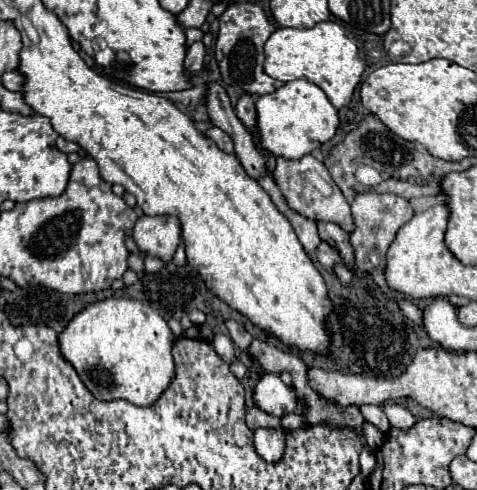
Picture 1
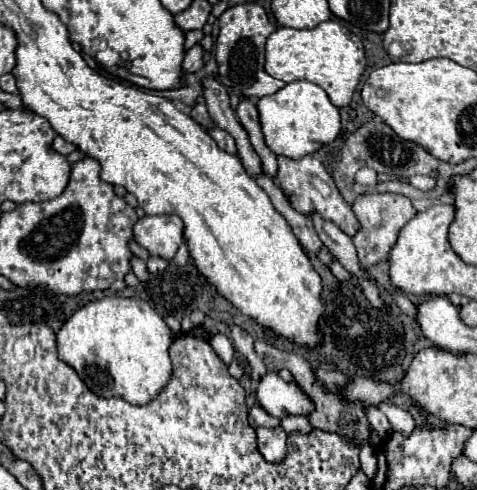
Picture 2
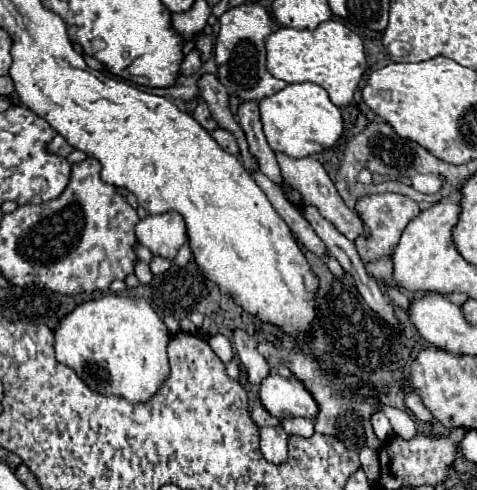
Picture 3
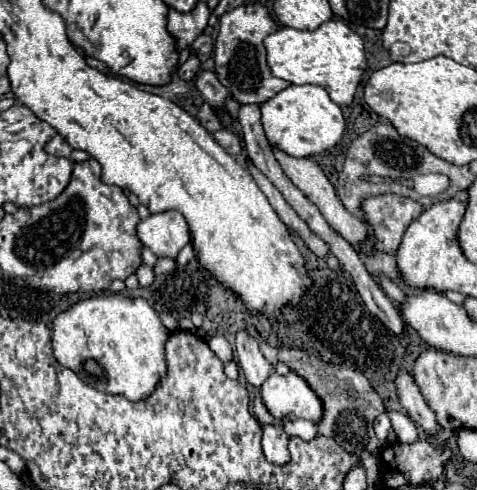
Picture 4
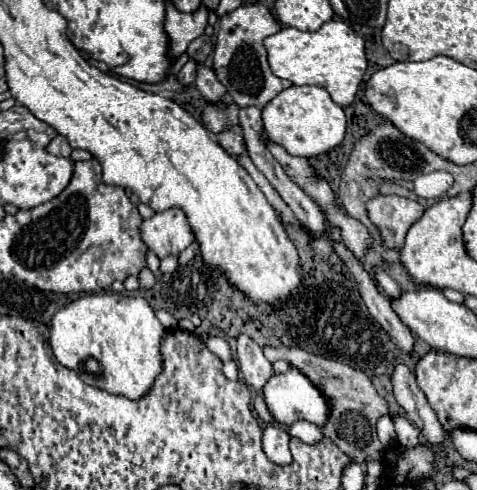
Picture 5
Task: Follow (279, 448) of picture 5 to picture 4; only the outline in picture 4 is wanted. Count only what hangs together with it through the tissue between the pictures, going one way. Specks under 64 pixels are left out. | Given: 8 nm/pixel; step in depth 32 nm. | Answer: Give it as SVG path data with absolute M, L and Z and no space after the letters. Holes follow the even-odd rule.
M280 424L262 428L262 452L272 464L286 464L290 460L288 434Z

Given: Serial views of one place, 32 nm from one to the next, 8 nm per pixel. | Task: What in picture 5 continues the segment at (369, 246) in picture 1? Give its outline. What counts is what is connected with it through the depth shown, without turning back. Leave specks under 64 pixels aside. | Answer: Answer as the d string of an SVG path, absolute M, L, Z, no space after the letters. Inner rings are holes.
M376 196L368 200L366 210L380 232L384 248L400 248L408 228L424 214L422 204L402 196Z

